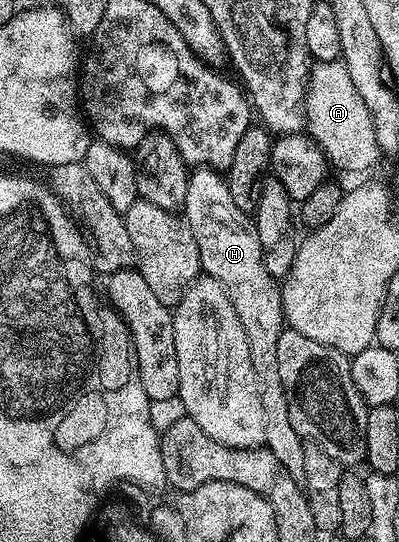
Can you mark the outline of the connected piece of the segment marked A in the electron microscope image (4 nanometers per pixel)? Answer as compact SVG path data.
M340 60L316 64L311 69L303 113L307 133L323 150L333 169L362 172L370 169L382 155L372 115L366 110L366 102L362 102L354 82L350 82L346 66Z

